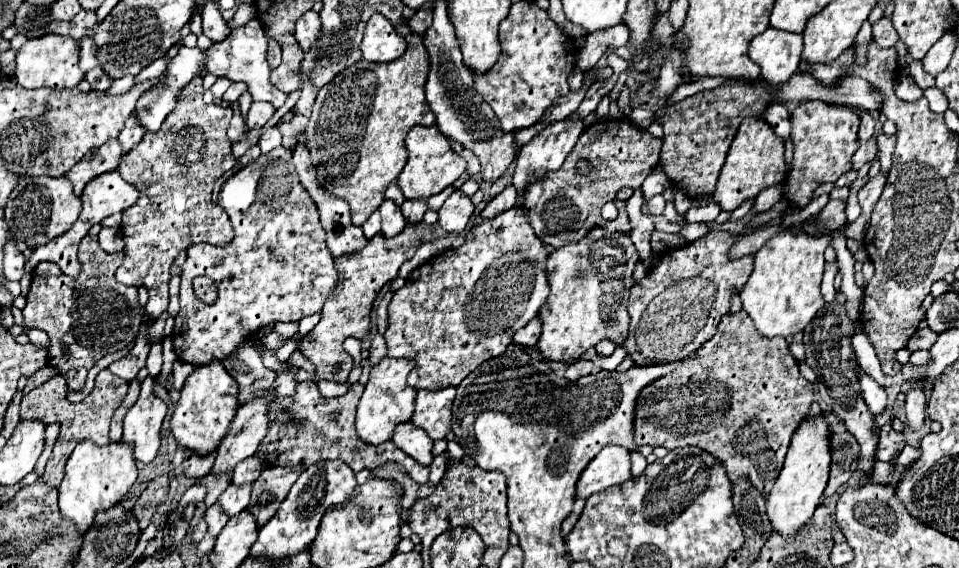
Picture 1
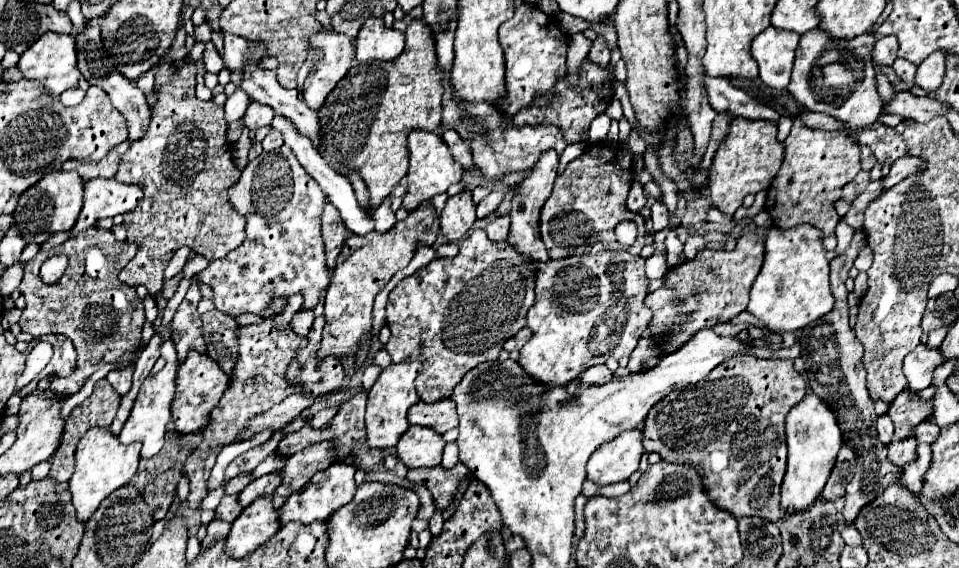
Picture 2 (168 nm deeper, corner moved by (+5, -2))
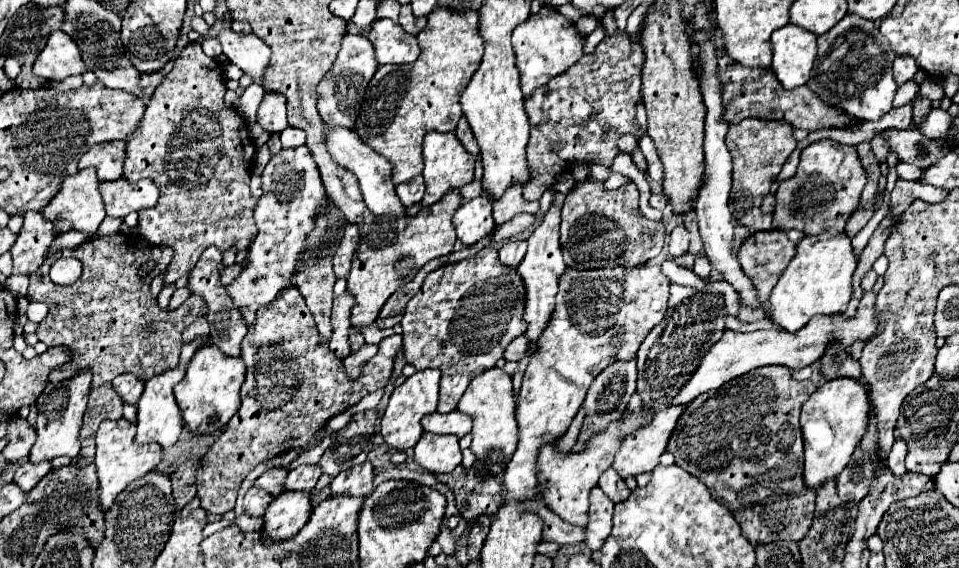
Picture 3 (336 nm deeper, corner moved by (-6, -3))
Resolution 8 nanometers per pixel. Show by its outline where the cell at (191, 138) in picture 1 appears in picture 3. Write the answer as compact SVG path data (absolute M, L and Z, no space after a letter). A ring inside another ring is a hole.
M189 43L149 99L135 137L127 139L125 179L131 183L137 183L139 179L151 179L161 193L155 207L139 211L139 233L149 243L169 245L173 249L173 259L163 271L163 285L175 283L179 277L189 273L195 265L195 259L199 259L199 255L209 245L215 245L223 253L231 247L243 251L251 245L251 239L255 239L257 233L253 221L257 199L249 191L255 145L249 137L245 121L235 113L235 109L223 103L225 91L227 87L223 85L221 63L207 57L199 43Z

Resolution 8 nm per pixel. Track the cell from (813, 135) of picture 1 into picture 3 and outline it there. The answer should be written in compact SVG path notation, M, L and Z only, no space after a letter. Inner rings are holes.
M831 139L815 141L801 151L795 177L783 181L775 193L777 205L773 211L773 227L799 229L805 235L823 233L827 229L843 231L847 219L857 209L865 183L867 171L853 145L841 145Z

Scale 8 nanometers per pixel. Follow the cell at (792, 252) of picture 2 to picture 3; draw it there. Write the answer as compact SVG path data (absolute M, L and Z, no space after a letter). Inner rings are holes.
M823 231L819 235L805 235L797 243L795 257L781 273L777 285L767 301L767 317L785 331L799 331L815 315L837 315L847 309L851 299L851 277L857 257L851 249L851 239L839 231Z

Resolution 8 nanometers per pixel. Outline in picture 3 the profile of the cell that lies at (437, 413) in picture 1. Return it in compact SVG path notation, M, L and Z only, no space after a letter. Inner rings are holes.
M459 409L451 411L451 413L431 413L431 415L425 415L421 419L421 425L425 431L429 433L437 433L437 435L457 435L457 437L463 437L471 431L471 417L465 415L465 413L459 413Z

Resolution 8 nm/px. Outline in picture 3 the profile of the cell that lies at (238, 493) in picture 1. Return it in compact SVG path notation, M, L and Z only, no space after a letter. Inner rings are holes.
M299 465L297 469L293 469L293 471L287 473L285 489L309 493L315 487L319 475L321 475L321 469L317 465Z

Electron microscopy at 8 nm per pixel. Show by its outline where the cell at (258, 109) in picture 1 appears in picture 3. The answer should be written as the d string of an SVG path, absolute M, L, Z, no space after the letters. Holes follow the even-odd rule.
M265 93L257 111L257 123L269 133L281 133L289 125L285 97L281 93Z

